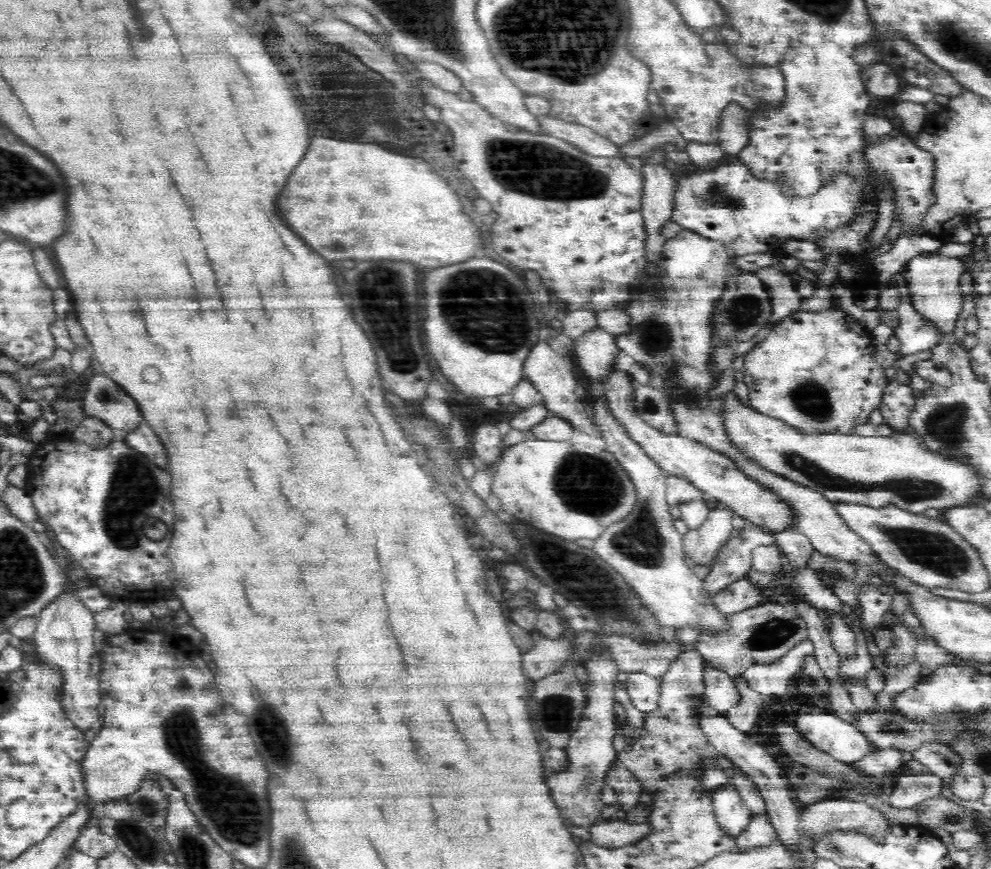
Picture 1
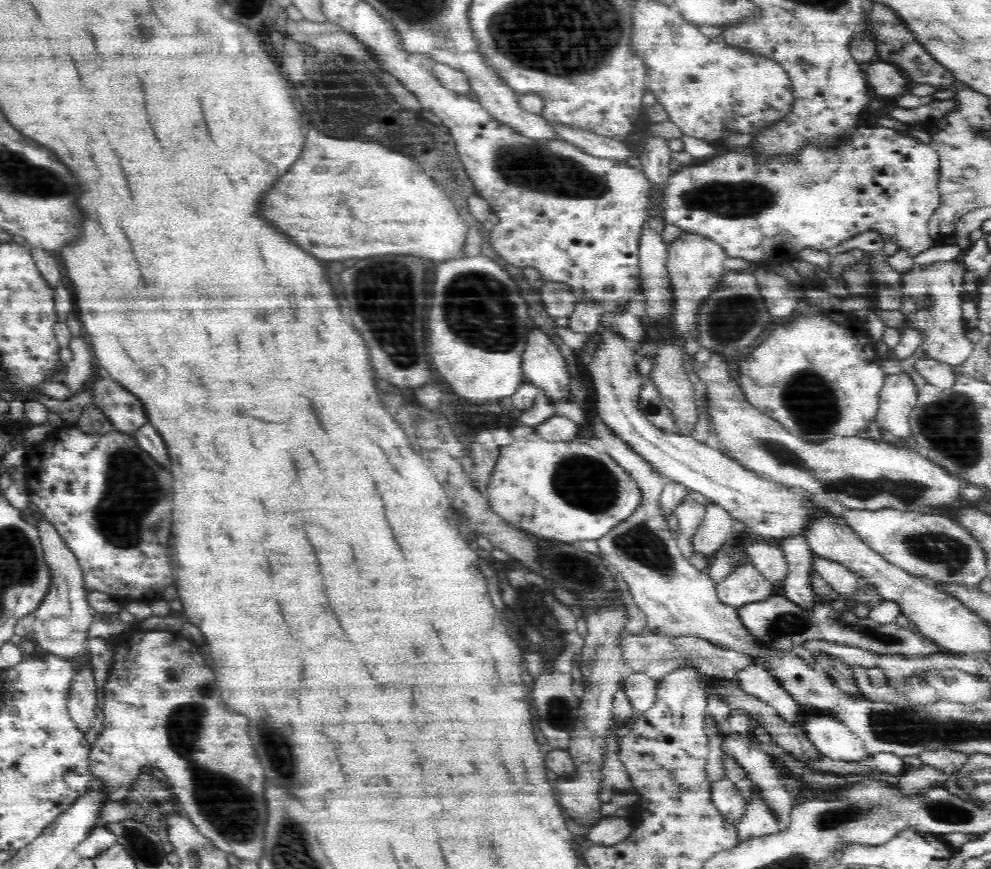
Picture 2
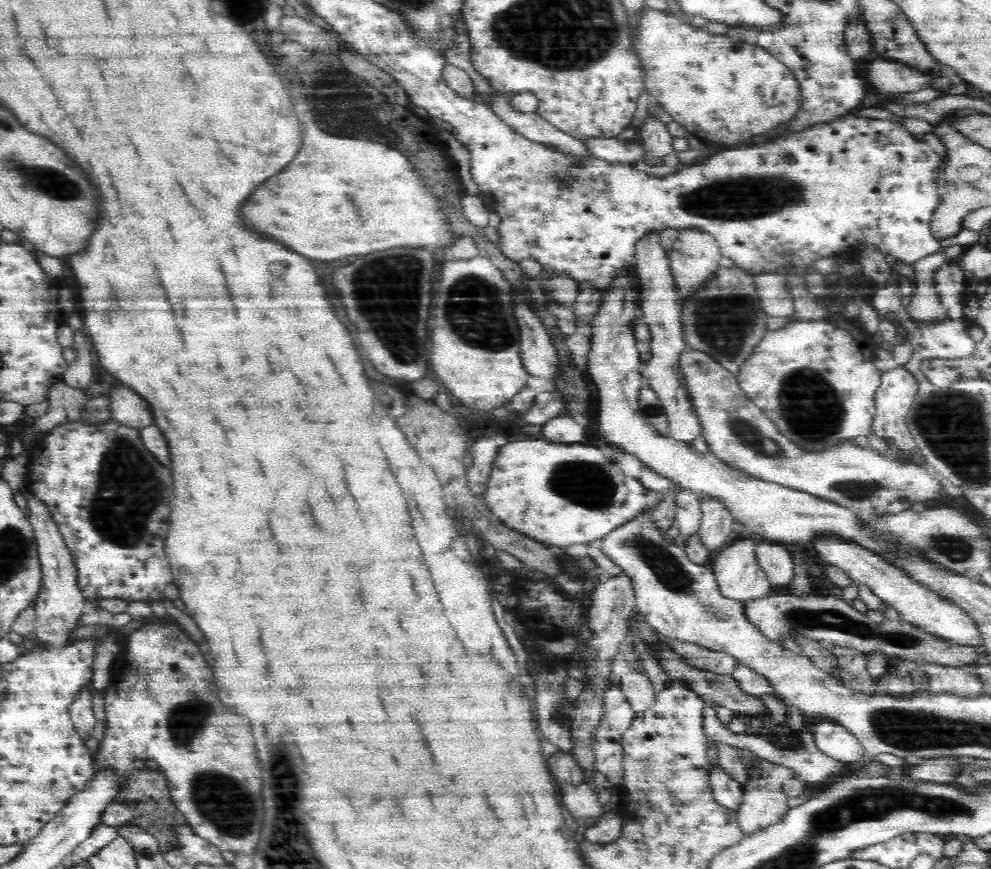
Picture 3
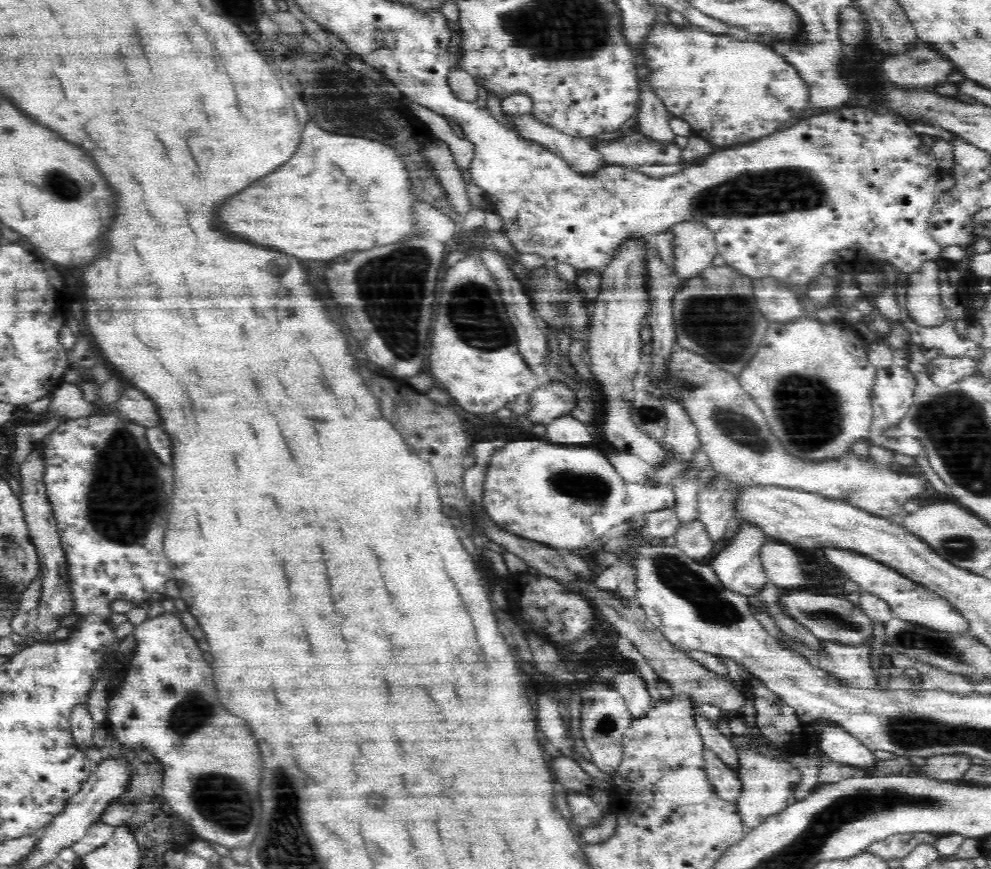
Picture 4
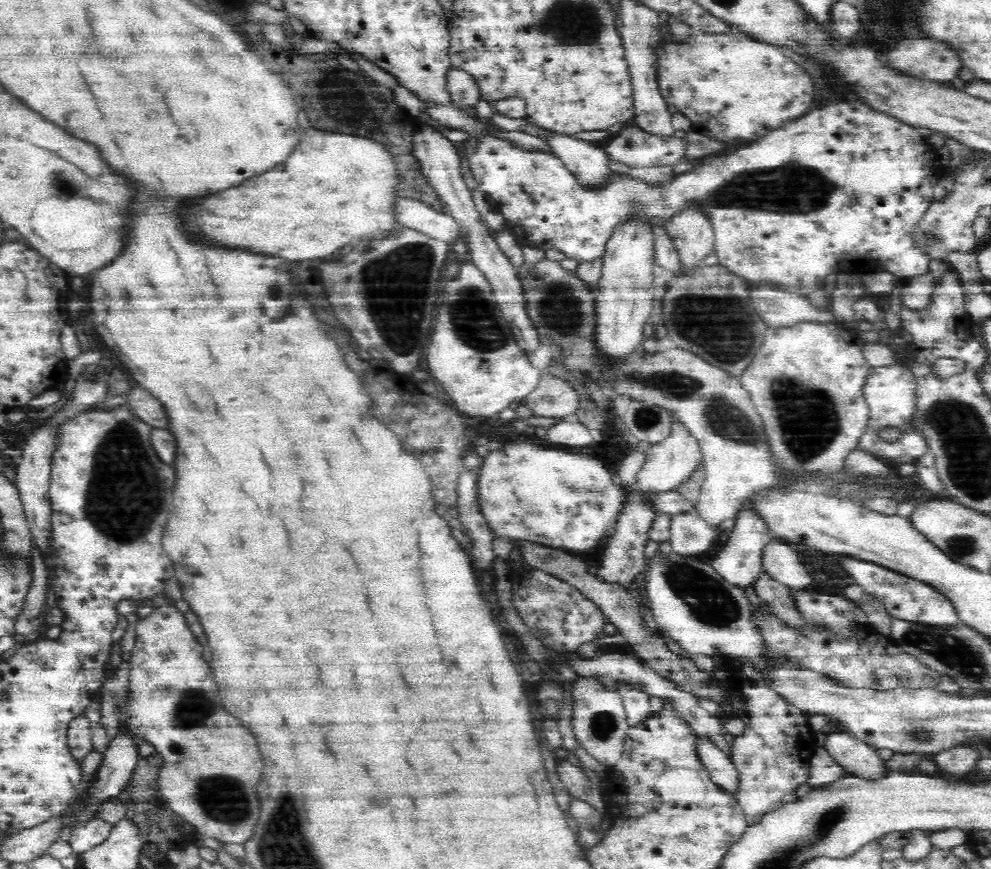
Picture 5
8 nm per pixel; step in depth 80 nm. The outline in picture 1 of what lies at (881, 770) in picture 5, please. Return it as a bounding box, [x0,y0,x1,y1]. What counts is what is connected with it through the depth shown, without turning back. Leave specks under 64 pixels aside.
[794,706,871,764]

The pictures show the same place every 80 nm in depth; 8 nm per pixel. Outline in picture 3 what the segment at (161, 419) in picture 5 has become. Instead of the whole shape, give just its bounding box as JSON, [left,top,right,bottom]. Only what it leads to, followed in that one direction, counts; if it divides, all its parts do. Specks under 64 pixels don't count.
[111,388,154,428]

